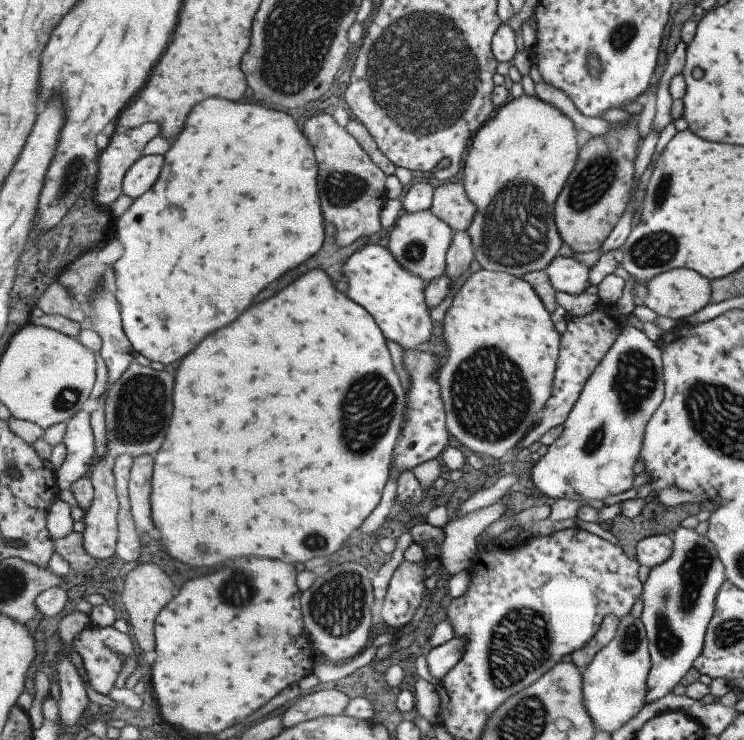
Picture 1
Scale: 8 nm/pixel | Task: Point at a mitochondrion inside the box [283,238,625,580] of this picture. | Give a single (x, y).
(484, 389)

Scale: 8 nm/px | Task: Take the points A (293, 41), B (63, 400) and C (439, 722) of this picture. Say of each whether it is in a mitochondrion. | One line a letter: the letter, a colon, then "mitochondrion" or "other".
A: mitochondrion
B: mitochondrion
C: other

